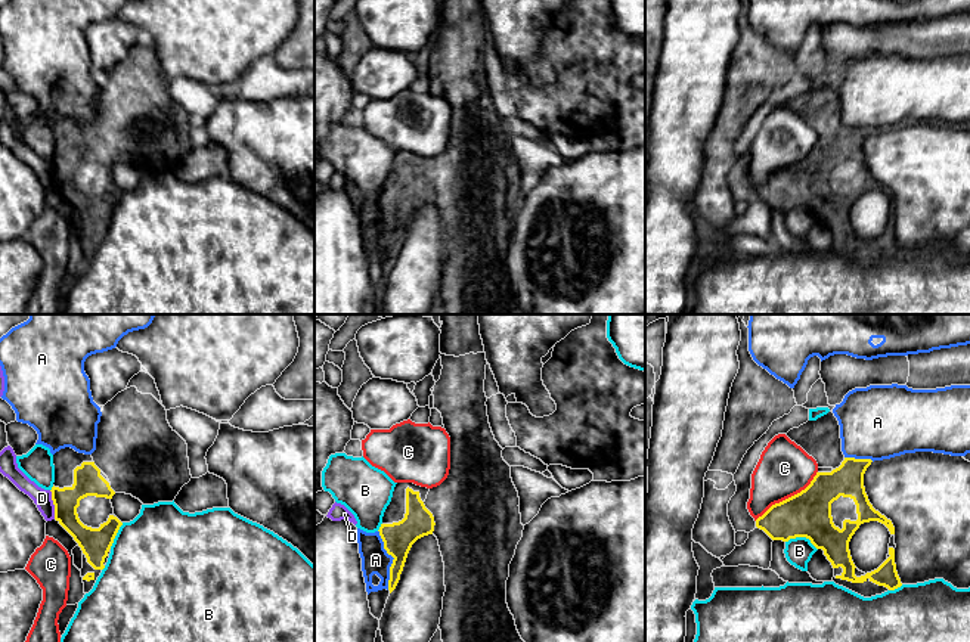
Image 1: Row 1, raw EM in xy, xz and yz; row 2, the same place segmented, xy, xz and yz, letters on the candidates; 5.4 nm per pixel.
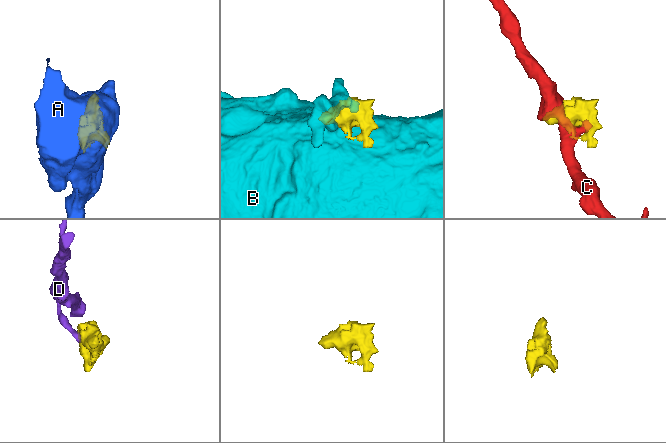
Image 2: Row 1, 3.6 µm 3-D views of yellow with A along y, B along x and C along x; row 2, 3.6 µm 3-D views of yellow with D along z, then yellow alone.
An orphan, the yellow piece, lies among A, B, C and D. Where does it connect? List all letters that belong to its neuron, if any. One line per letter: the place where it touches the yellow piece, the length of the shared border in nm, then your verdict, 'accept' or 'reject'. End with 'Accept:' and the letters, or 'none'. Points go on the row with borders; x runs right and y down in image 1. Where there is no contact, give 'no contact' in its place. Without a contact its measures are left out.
A: meets yellow in xz at (393, 560); contact 340 nm long; reject
B: meets yellow in yz at (802, 536); contact 180 nm long; reject
C: meets yellow in yz at (789, 498); contact 440 nm long; reject
D: meets yellow in xy at (53, 504); contact 160 nm long; reject
Accept: none

